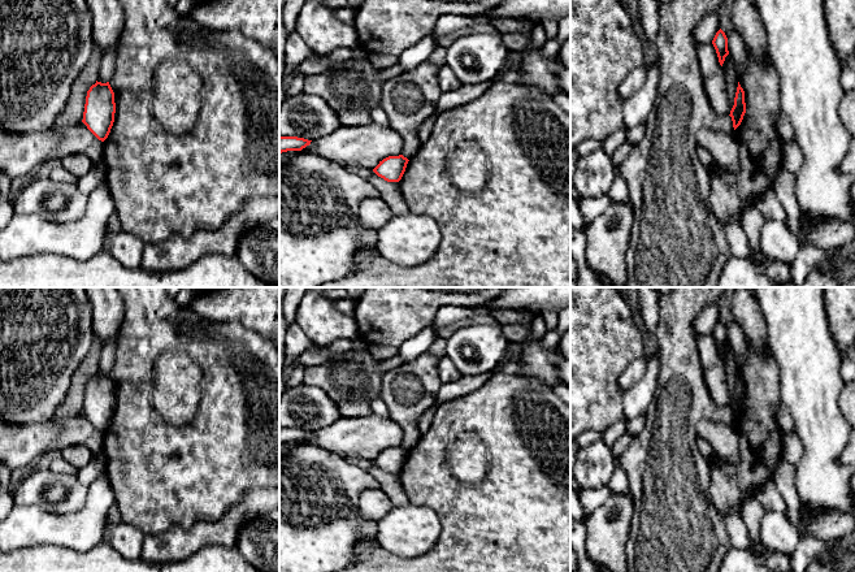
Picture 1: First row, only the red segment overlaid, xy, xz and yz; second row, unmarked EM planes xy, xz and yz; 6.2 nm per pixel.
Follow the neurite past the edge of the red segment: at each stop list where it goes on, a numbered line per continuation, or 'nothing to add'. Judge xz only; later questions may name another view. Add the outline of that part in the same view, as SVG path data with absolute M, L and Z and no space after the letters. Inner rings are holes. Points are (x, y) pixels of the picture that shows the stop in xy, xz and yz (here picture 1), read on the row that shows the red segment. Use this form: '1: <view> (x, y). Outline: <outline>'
nothing to add

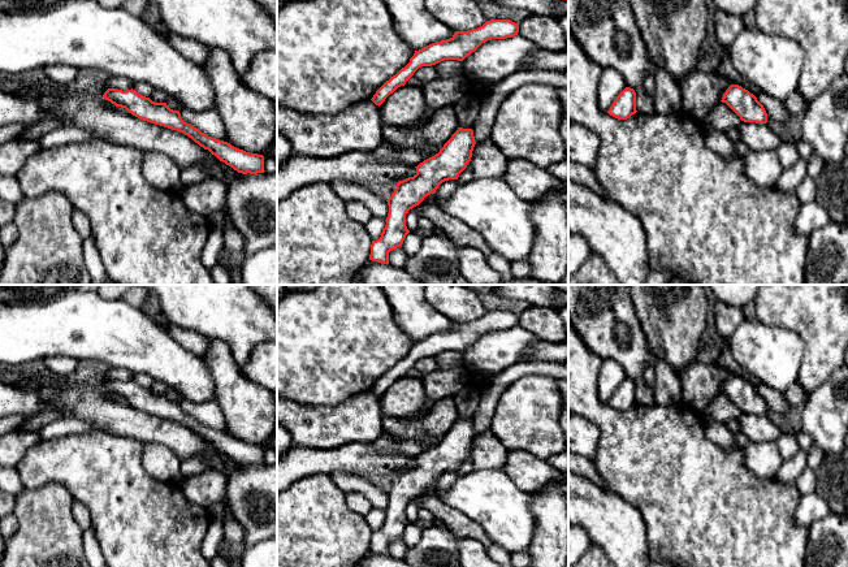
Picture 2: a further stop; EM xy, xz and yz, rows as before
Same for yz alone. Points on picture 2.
nothing to add

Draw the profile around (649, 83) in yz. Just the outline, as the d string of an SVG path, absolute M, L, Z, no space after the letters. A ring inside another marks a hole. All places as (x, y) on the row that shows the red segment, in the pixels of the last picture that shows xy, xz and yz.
M653 68L649 69L646 73L646 77L644 78L643 87L646 92L646 95L652 96L654 95L654 88L656 88L656 81L654 81L654 70Z

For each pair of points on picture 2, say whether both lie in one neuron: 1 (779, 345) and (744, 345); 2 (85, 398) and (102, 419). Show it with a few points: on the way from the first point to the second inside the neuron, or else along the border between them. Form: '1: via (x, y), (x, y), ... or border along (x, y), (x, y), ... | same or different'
1: via (770, 346), (753, 345) | same
2: via (90, 403), (100, 414) | same

